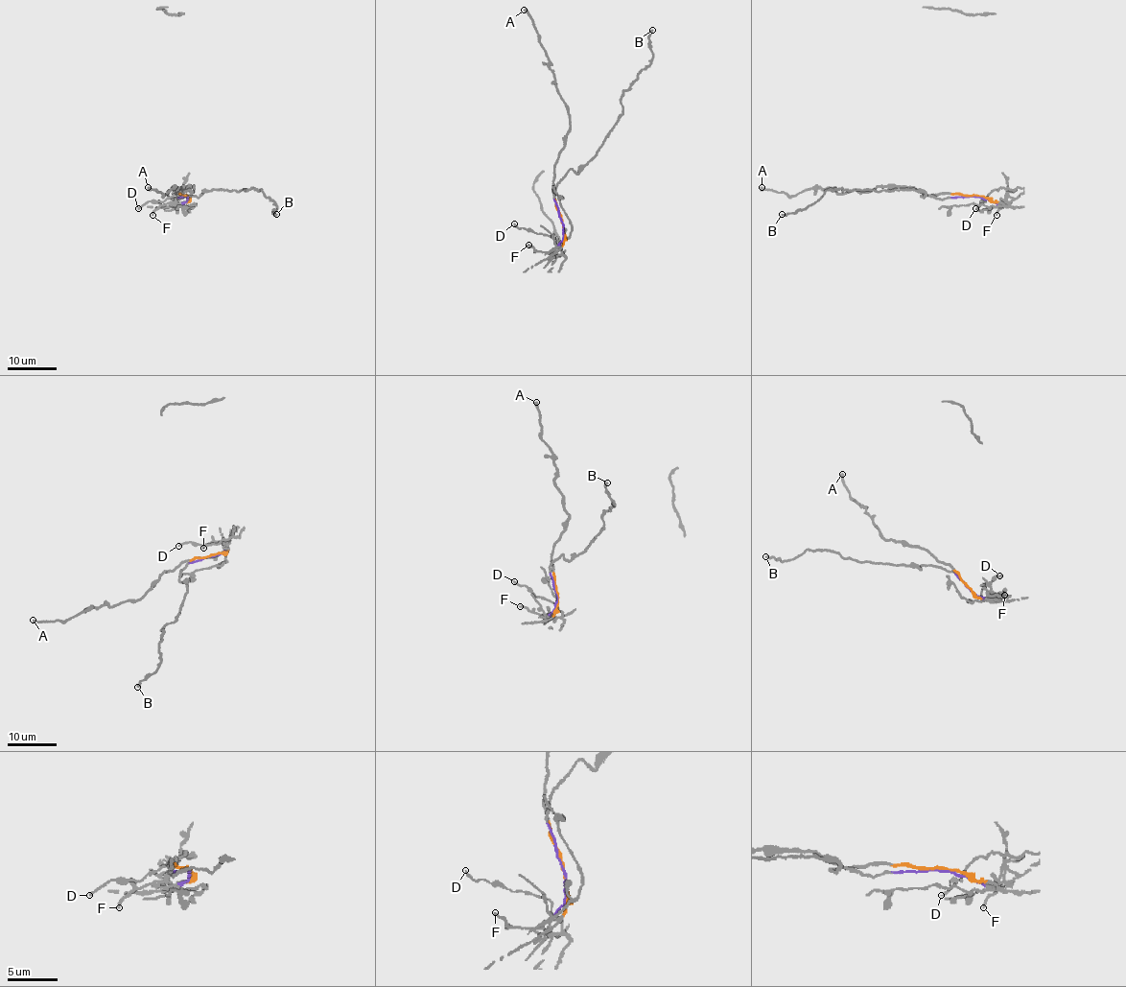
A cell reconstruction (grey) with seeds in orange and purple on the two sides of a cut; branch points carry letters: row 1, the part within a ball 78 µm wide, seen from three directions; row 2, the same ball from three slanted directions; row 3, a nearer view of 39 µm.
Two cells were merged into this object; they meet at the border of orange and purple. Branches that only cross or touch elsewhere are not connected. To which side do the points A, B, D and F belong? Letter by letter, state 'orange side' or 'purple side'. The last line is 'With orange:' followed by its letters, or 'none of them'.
A: orange side
B: purple side
D: purple side
F: purple side
With orange: A

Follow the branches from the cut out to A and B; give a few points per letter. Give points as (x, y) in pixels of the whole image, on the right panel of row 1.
A: (974, 196), (930, 194), (910, 187), (843, 193), (831, 188), (809, 188), (786, 196), (761, 187)
B: (974, 197), (937, 199), (912, 189), (827, 189), (816, 201), (782, 214)

